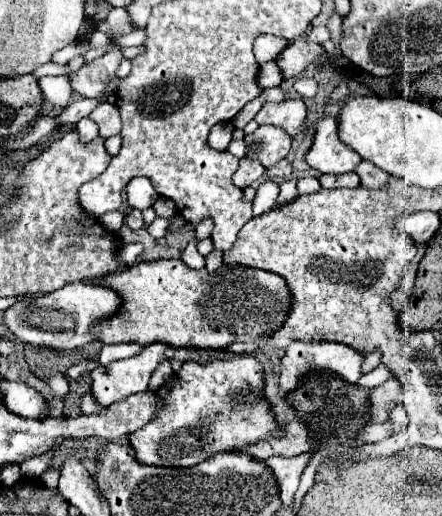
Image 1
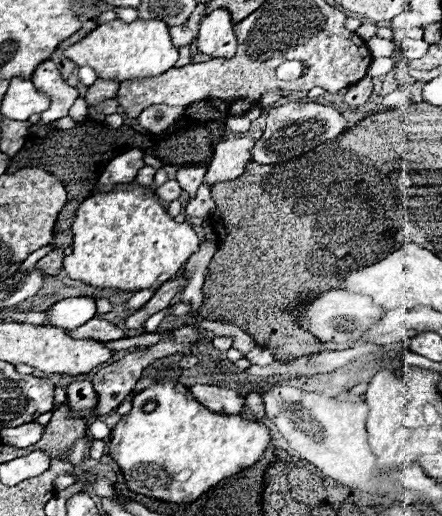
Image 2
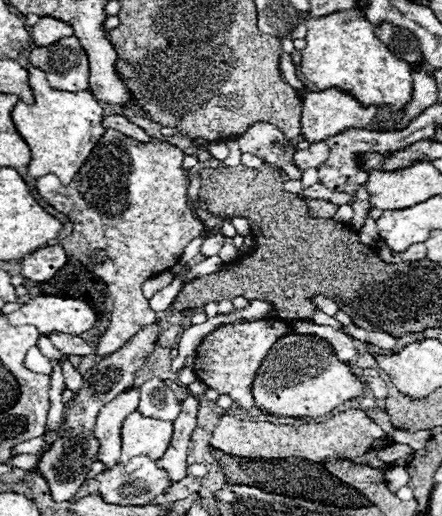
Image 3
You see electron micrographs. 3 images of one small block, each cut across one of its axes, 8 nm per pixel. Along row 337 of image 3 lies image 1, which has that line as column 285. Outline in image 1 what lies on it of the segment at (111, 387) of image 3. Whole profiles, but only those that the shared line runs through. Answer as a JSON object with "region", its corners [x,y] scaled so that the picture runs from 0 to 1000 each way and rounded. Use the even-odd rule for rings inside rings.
{"region":[[[588,244],[575,260],[552,267],[557,302],[593,314],[597,326],[615,326],[643,310],[656,295],[656,264],[624,244]]]}

